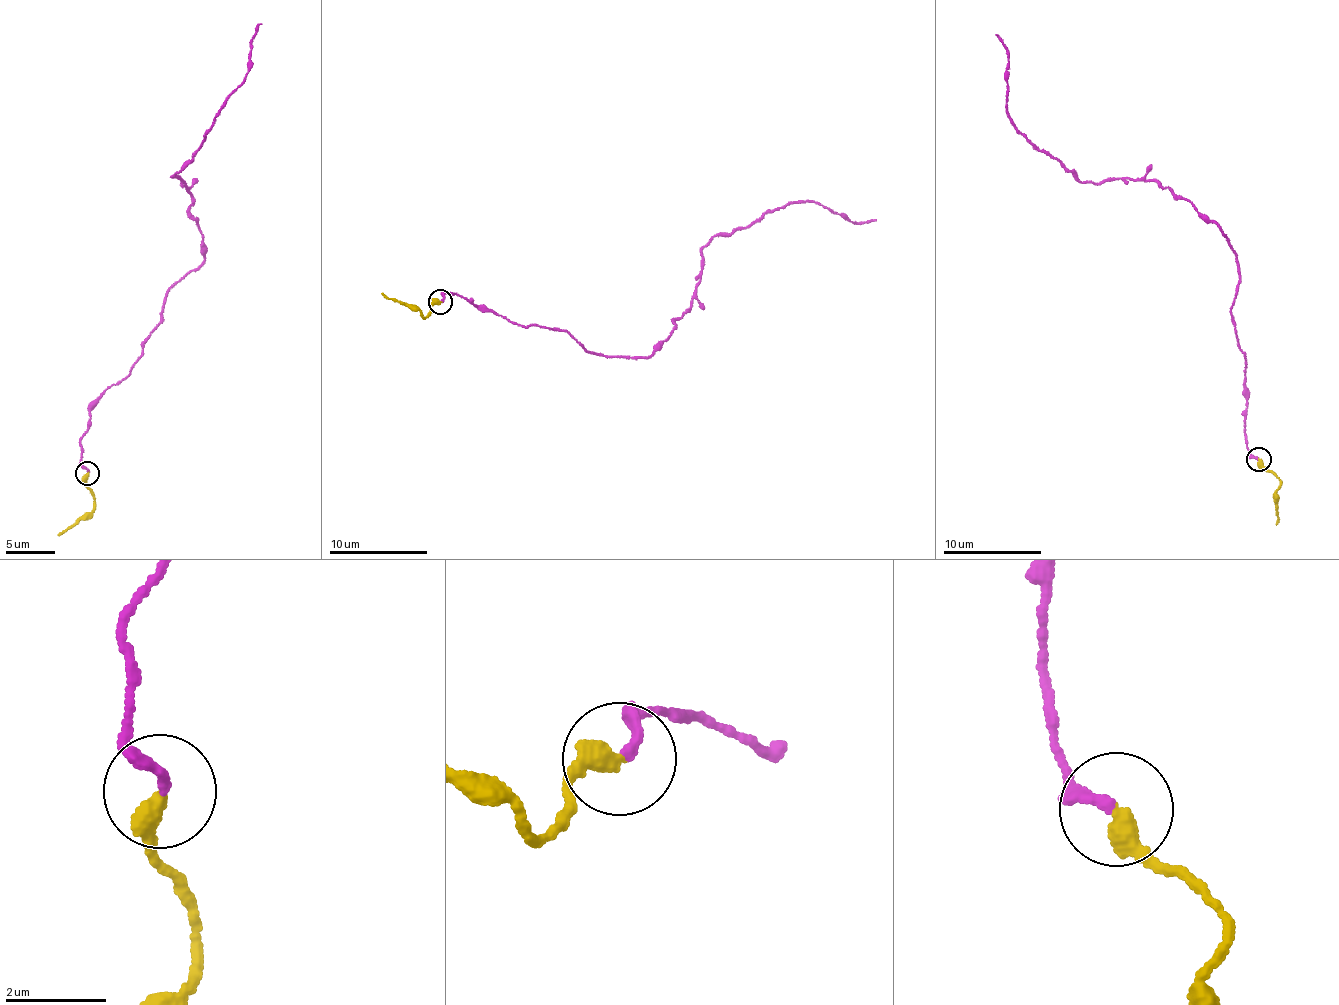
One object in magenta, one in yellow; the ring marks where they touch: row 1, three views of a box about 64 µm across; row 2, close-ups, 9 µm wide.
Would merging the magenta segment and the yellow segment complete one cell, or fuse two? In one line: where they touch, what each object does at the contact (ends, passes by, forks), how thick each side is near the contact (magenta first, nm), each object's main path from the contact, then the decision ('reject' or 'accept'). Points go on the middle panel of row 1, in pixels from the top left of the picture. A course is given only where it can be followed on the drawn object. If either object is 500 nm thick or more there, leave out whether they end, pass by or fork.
place (440, 302); magenta ends; yellow ends; calibres 190 and 400 nm; course magenta (441, 301), (451, 291), (595, 353), (646, 356), (691, 307), (717, 236), (803, 200), (855, 224), (876, 219); course yellow (439, 301), (430, 306), (426, 317), (380, 294); accept

